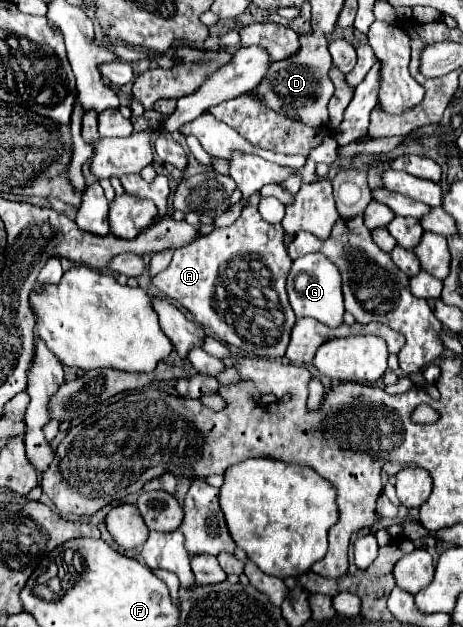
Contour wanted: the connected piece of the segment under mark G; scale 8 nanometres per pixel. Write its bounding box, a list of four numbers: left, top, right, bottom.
[288,254,344,326]

